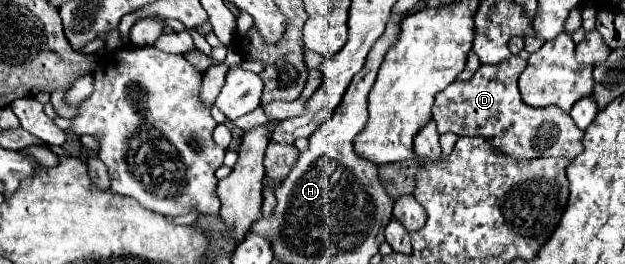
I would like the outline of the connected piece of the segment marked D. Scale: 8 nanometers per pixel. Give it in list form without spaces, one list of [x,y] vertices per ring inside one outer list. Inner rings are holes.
[[[510,56],[502,64],[482,64],[478,72],[466,82],[454,82],[444,92],[436,94],[432,118],[438,134],[452,132],[456,136],[484,136],[496,152],[512,156],[514,160],[532,160],[548,156],[564,156],[572,160],[582,152],[582,130],[574,124],[570,114],[560,108],[532,108],[522,102],[518,92],[518,76],[526,62],[520,56]]]

